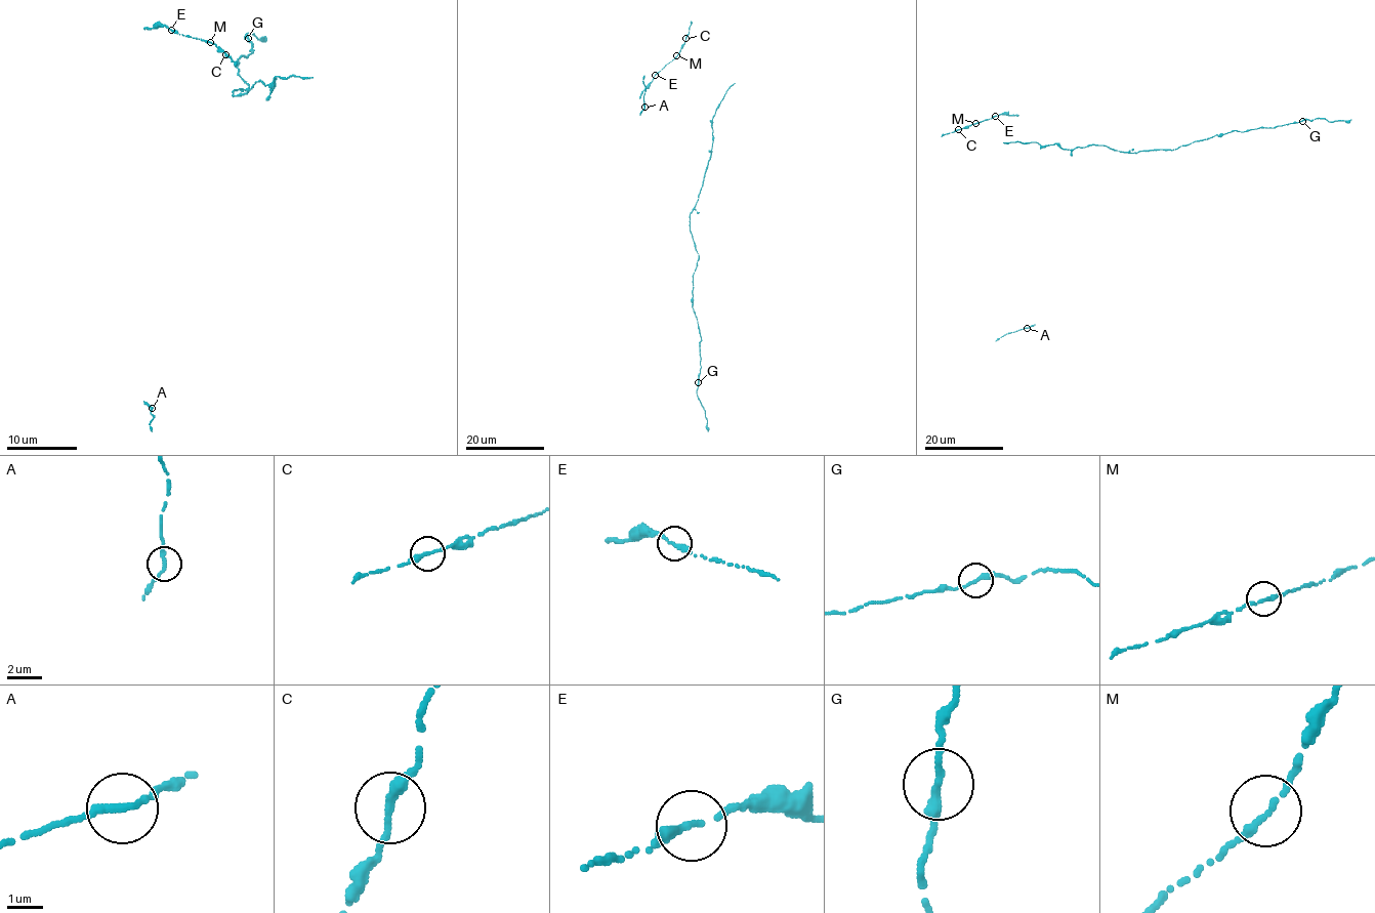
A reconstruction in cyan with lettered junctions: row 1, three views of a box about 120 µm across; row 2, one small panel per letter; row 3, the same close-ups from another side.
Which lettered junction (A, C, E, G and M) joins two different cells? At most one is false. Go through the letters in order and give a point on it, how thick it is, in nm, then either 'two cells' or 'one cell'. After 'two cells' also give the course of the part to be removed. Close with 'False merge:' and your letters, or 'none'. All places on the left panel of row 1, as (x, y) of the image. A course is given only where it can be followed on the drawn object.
A: place (152, 408); calibre 240 nm; one cell
C: place (225, 54); calibre 240 nm; one cell
E: place (171, 30); calibre 200 nm; one cell
G: place (248, 38); calibre 240 nm; one cell
M: place (210, 42); calibre 220 nm; one cell
False merge: none

